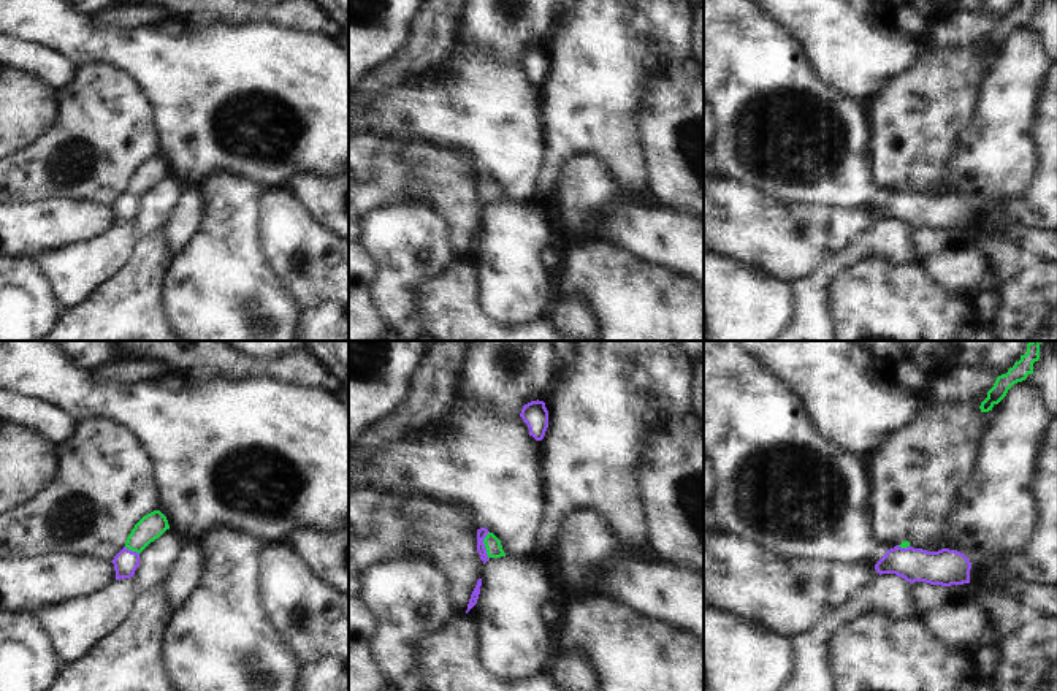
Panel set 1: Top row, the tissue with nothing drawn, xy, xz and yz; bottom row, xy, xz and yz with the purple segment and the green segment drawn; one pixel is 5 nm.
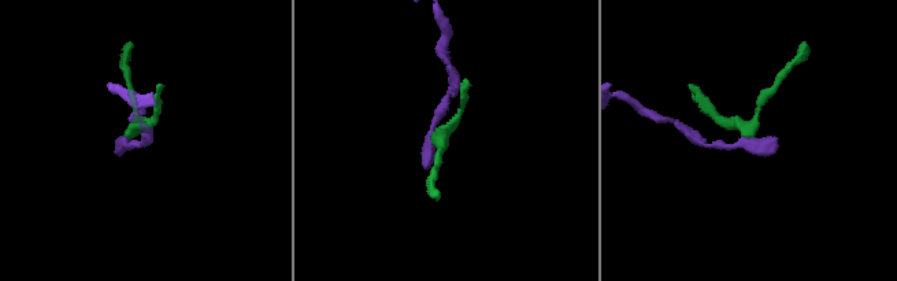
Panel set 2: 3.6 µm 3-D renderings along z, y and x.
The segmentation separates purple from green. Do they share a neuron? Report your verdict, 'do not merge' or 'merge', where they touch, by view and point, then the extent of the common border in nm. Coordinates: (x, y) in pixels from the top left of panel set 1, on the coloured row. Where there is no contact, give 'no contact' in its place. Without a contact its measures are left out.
merge; contact xz (484, 545); length 140 nm

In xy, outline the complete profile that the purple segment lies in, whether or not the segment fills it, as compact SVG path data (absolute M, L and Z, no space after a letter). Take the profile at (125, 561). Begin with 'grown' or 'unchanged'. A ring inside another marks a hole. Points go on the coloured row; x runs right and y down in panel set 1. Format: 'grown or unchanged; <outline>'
grown; M160 510L144 515L127 537L125 547L111 561L116 580L133 577L139 566L139 553L170 529L166 517Z

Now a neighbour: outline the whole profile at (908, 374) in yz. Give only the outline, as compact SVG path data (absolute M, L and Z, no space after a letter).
M903 358L897 361L897 380L921 396L927 393L932 376L924 372L916 363Z

